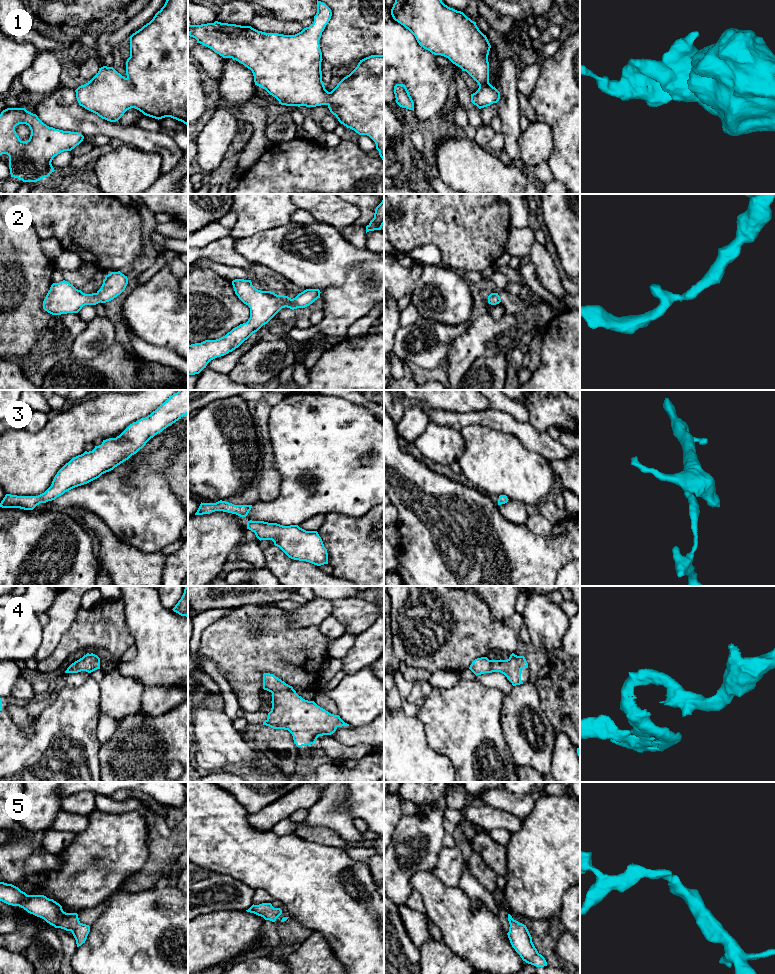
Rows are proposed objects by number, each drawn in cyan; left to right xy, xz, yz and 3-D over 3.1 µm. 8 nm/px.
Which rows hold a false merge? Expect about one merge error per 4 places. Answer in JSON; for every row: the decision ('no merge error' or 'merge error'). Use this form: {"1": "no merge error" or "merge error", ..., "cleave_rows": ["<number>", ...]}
{"1": "no merge error", "2": "no merge error", "3": "no merge error", "4": "no merge error", "5": "no merge error", "cleave_rows": []}

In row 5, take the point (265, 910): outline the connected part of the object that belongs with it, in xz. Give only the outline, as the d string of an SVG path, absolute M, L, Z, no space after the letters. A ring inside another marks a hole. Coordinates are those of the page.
M262 903L259 905L252 905L247 912L254 913L263 917L265 920L275 922L276 919L282 914L280 908L274 908L271 903Z

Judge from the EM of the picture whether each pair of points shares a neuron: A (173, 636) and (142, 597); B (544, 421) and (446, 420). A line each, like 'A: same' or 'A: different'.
A: same
B: different

